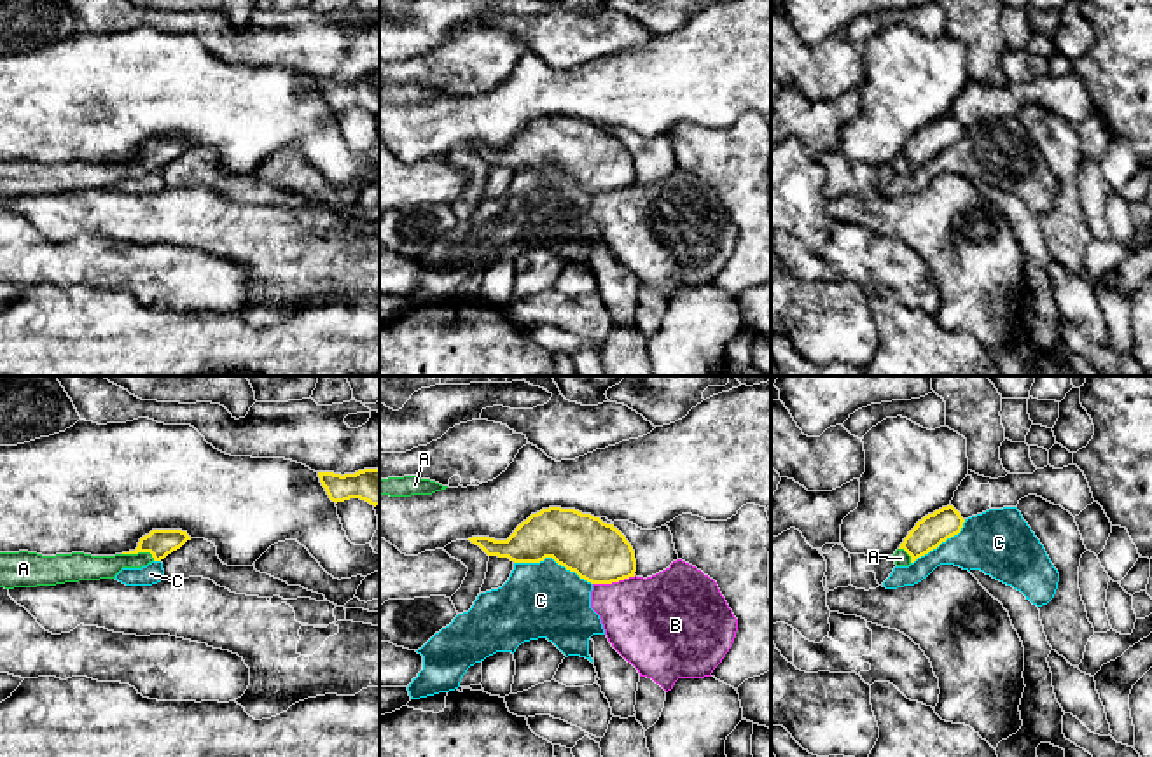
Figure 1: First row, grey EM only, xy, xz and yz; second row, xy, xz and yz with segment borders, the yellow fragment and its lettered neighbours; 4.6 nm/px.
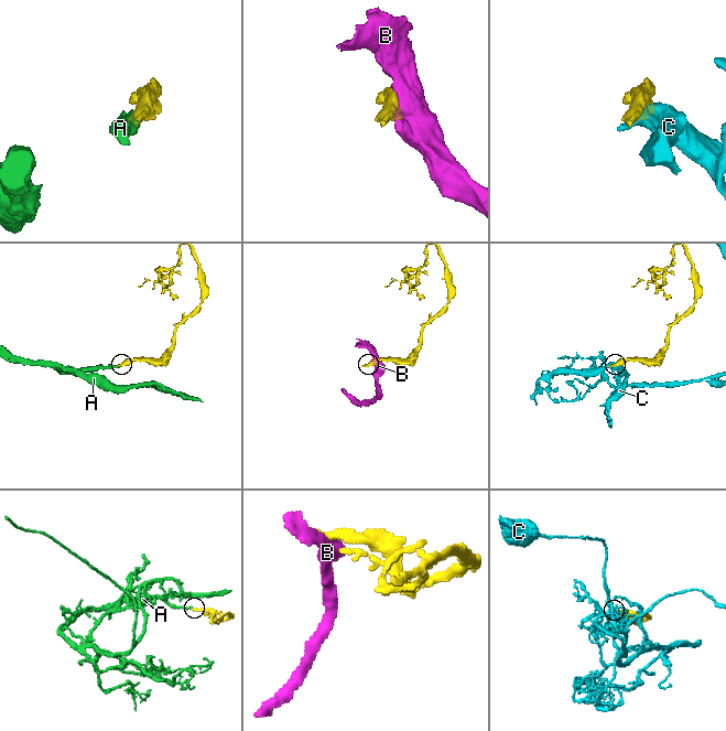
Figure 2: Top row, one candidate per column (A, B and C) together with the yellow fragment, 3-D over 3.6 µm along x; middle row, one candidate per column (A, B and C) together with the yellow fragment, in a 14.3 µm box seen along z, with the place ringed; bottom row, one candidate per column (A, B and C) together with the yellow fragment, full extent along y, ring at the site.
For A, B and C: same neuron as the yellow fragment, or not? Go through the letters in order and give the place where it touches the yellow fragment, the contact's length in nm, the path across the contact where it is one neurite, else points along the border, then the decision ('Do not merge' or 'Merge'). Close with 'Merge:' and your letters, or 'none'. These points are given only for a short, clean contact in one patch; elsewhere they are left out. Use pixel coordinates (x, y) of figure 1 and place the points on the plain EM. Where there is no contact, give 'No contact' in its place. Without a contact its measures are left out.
A: Touches yellow at xy (140, 159). Shared border 160 nm. Merge
B: Touches yellow at xz (614, 189). Shared border 200 nm. Do not merge
C: Touches yellow at xz (553, 166). Shared border 380 nm. Do not merge
Merge: A

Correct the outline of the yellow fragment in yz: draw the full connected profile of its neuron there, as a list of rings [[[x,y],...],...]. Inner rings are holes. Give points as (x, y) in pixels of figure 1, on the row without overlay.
[[[942,115],[933,122],[925,124],[904,147],[900,156],[893,163],[897,175],[909,175],[918,166],[937,157],[947,147],[958,143],[963,136],[965,128],[953,115]]]

